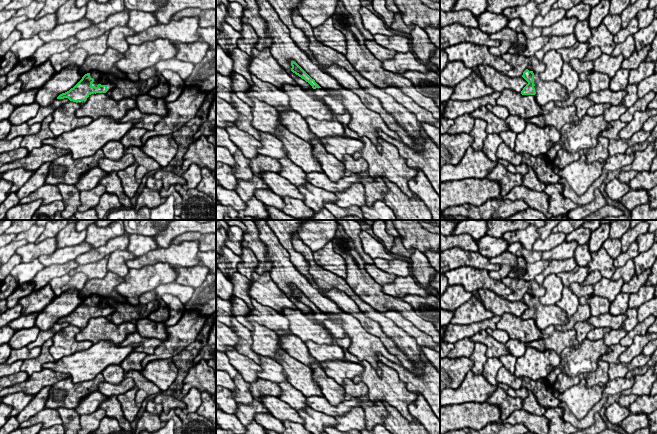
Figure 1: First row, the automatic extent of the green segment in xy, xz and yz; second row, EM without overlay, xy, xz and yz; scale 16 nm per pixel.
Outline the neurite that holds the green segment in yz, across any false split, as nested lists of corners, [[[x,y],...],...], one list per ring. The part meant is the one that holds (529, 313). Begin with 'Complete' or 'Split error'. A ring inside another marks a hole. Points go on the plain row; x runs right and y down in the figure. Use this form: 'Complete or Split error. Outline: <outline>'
Split error. Outline: [[[526,293],[522,301],[528,308],[521,315],[522,319],[534,319],[539,330],[544,330],[548,326],[557,326],[567,324],[567,314],[556,304],[542,305],[539,297],[534,297]]]

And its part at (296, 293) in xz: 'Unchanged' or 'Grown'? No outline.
Grown

